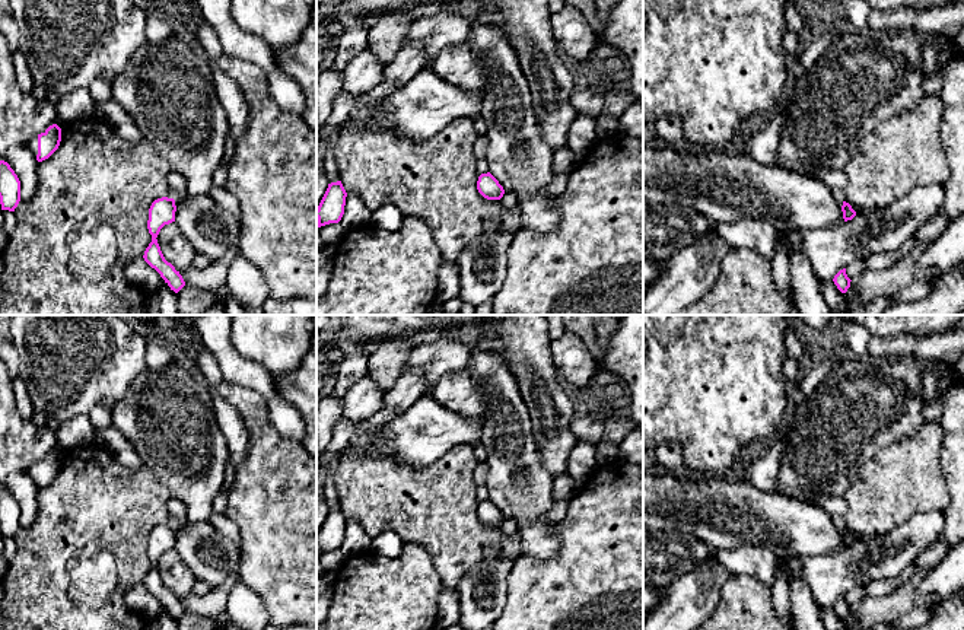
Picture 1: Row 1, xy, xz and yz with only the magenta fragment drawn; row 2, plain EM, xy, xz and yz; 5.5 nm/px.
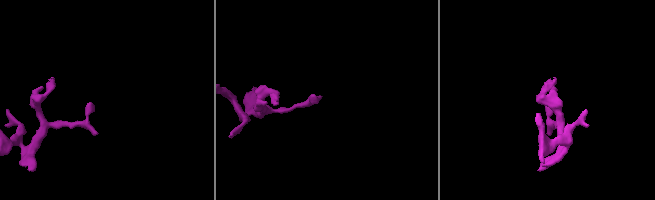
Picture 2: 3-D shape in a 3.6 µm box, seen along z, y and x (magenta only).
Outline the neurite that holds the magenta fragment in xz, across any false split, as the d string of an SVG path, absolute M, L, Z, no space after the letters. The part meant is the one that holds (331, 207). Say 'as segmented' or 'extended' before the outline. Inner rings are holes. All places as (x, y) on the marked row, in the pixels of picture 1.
as segmented; M341 181L328 184L328 188L316 209L318 228L338 223L344 214L347 192Z

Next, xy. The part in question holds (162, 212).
as segmented; M162 197L152 203L147 220L147 229L152 235L152 242L146 248L143 258L160 274L171 290L178 293L185 286L185 281L179 271L176 271L175 267L165 260L156 239L165 225L175 222L175 211L176 206L174 198Z

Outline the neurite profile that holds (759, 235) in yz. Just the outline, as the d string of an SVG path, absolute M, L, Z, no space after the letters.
M739 220L735 223L716 223L715 230L731 248L748 248L766 260L774 257L777 230L766 220Z

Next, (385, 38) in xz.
M392 15L384 16L370 23L368 34L368 51L382 64L388 64L404 47L404 38L413 19Z

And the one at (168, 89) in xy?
M176 34L160 45L146 44L130 60L128 67L111 83L115 99L134 120L144 140L187 179L187 194L207 194L214 185L213 175L225 162L229 117L222 106L209 60L198 44L190 44Z

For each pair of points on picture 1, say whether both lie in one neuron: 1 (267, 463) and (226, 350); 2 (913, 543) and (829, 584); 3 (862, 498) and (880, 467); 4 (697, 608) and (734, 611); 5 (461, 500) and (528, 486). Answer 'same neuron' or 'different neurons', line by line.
1: different neurons
2: same neuron
3: same neuron
4: different neurons
5: different neurons

